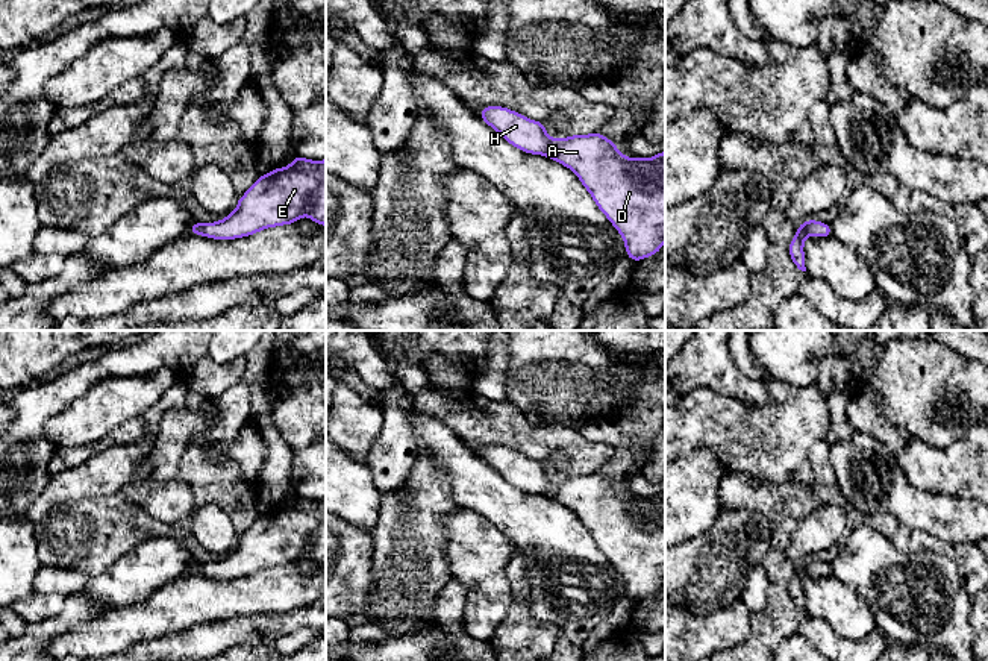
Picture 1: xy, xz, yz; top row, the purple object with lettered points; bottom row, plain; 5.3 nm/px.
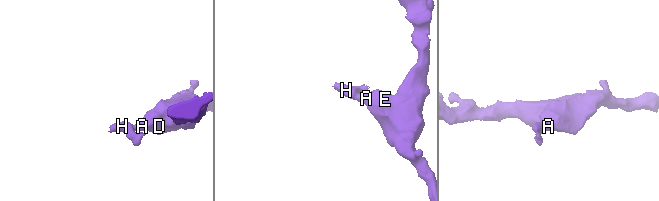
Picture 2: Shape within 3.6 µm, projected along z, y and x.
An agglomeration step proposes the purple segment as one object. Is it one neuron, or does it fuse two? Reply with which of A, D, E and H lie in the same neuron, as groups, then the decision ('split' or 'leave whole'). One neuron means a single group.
A D E H; leave whole

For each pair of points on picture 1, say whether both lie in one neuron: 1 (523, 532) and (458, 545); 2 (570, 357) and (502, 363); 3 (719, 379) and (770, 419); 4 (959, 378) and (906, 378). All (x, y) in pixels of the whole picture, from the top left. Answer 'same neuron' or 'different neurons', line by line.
1: different neurons
2: different neurons
3: different neurons
4: same neuron

